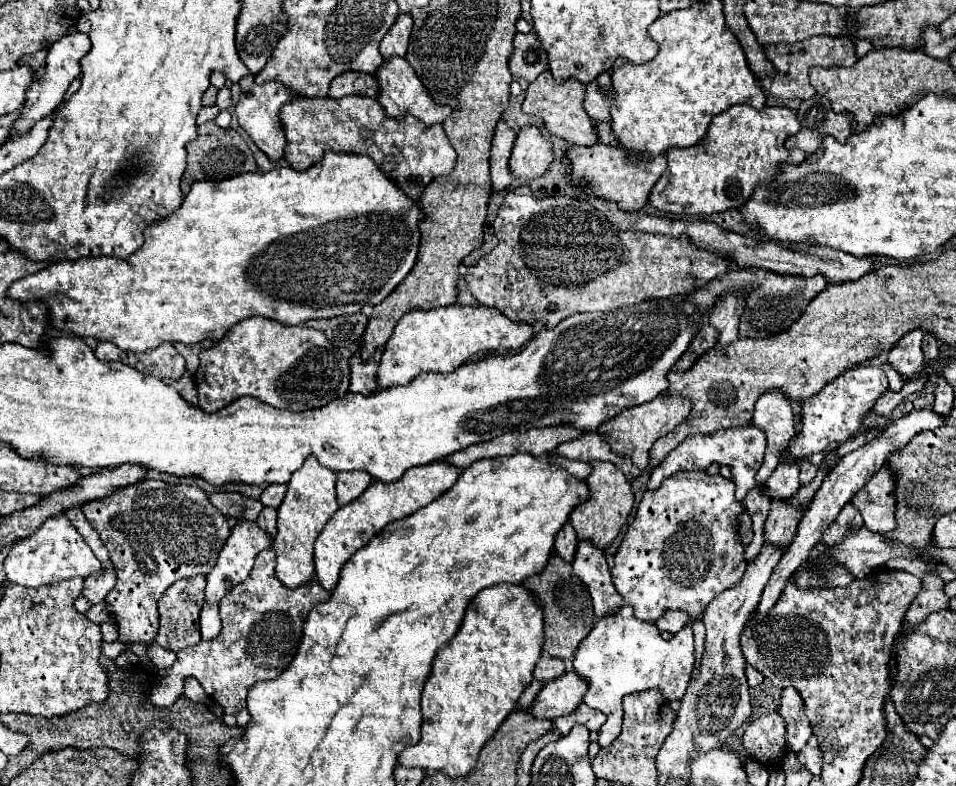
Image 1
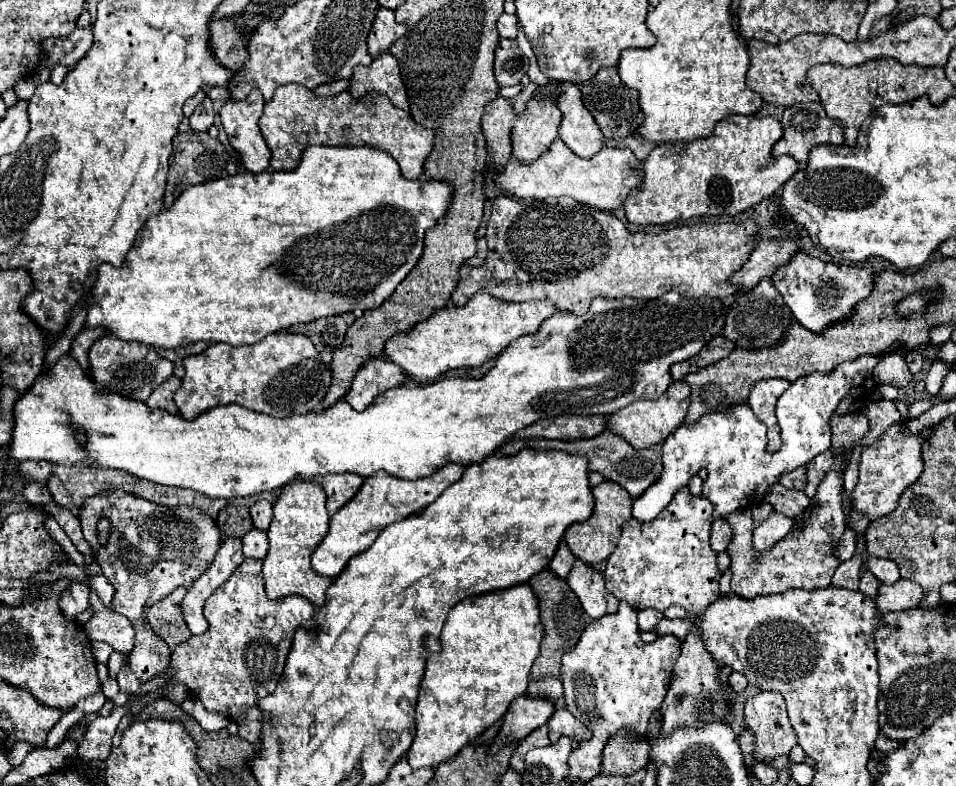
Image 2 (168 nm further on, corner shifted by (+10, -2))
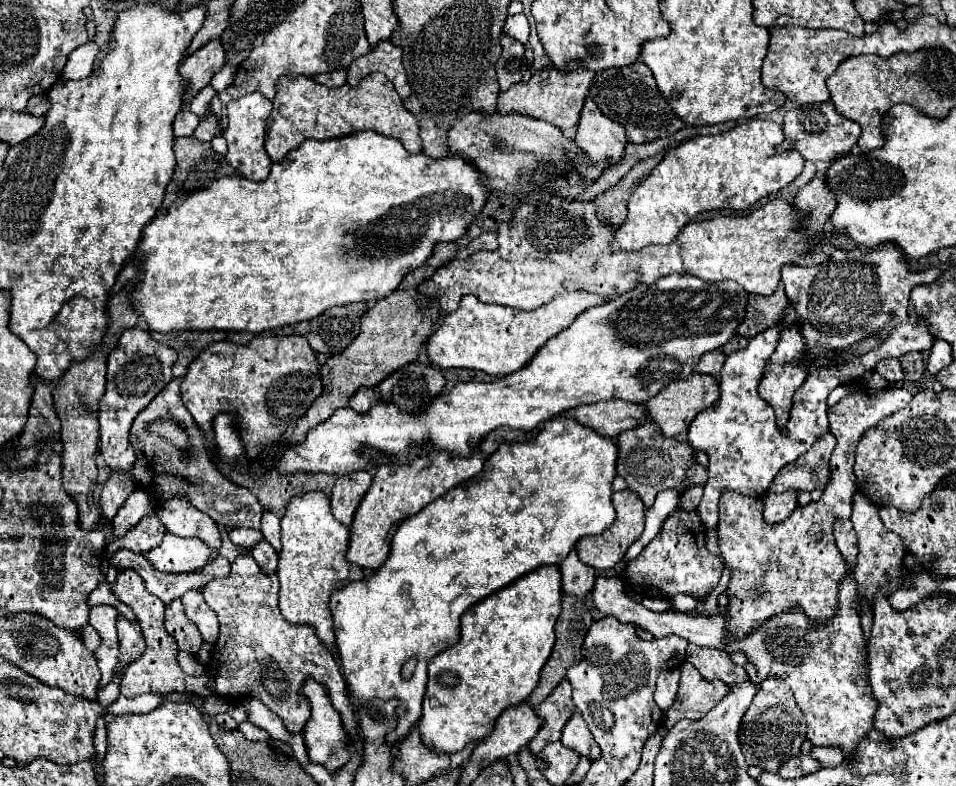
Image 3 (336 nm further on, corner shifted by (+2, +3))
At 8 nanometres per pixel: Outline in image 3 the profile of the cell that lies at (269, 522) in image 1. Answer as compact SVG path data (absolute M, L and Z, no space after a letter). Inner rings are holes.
M266 539L260 541L260 545L256 545L252 549L252 557L254 557L254 561L258 563L258 567L264 575L274 575L276 573L278 555L276 555L276 551L272 551L272 545Z

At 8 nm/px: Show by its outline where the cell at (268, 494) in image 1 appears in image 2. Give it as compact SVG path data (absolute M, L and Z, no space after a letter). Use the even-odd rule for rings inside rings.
M258 500L250 506L250 516L254 520L254 526L260 530L268 530L272 520L272 504L268 500Z

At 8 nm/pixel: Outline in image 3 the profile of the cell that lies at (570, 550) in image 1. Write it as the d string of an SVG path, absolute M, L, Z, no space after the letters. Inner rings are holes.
M576 549L570 551L570 555L564 559L560 565L562 571L562 591L566 595L576 595L584 599L592 589L594 589L594 579L596 579L596 569L586 567L580 559Z

